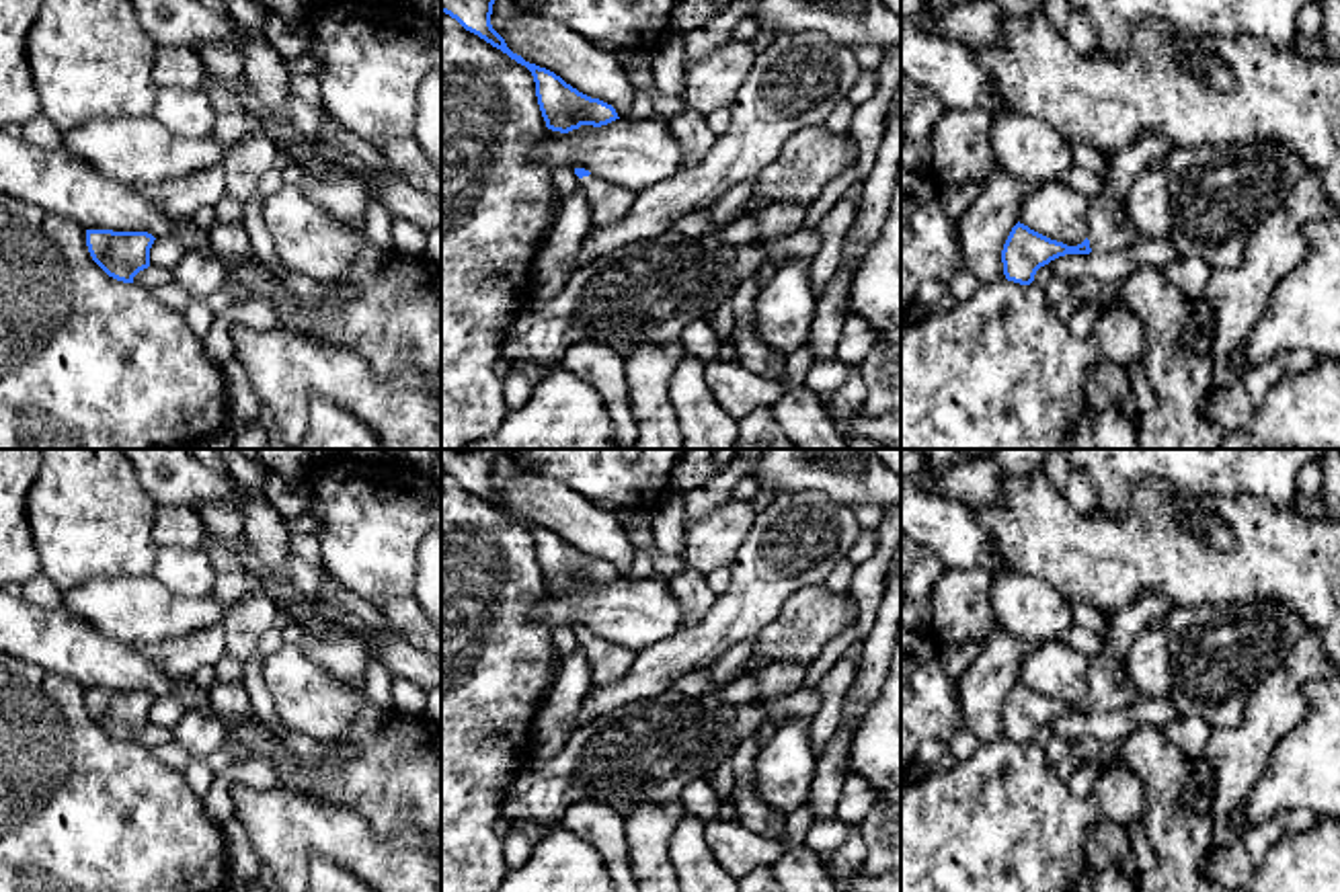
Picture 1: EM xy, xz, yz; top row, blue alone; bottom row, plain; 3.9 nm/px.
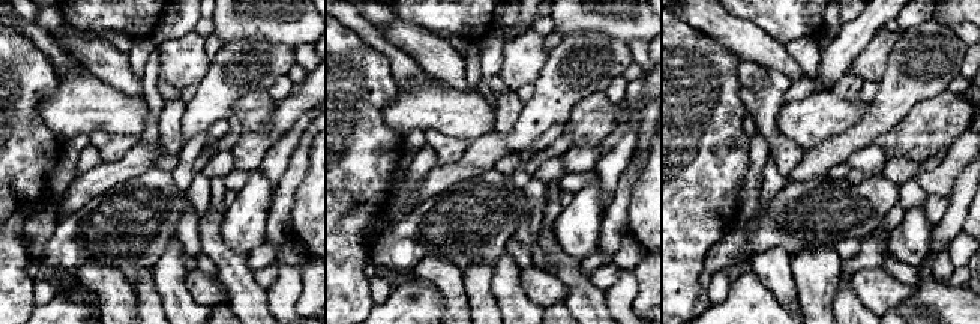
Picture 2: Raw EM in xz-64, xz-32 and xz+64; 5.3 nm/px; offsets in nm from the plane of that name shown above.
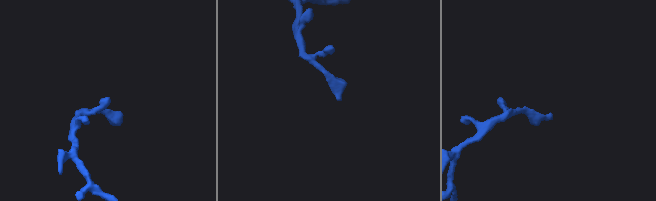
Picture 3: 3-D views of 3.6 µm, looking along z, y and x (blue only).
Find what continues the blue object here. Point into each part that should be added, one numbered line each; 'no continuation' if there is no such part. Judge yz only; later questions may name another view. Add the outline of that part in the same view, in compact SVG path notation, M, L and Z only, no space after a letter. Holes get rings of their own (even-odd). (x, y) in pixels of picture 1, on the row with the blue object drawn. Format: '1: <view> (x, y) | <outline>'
1: yz (1109, 228) | M1106 156L1106 168L1100 174L1104 185L1096 197L1090 197L1088 240L1092 252L1098 254L1133 250L1141 240L1139 232L1129 221L1127 211L1112 197L1108 164L1110 156Z

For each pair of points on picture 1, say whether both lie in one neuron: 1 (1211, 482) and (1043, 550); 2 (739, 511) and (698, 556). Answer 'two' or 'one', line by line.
1: two
2: one

